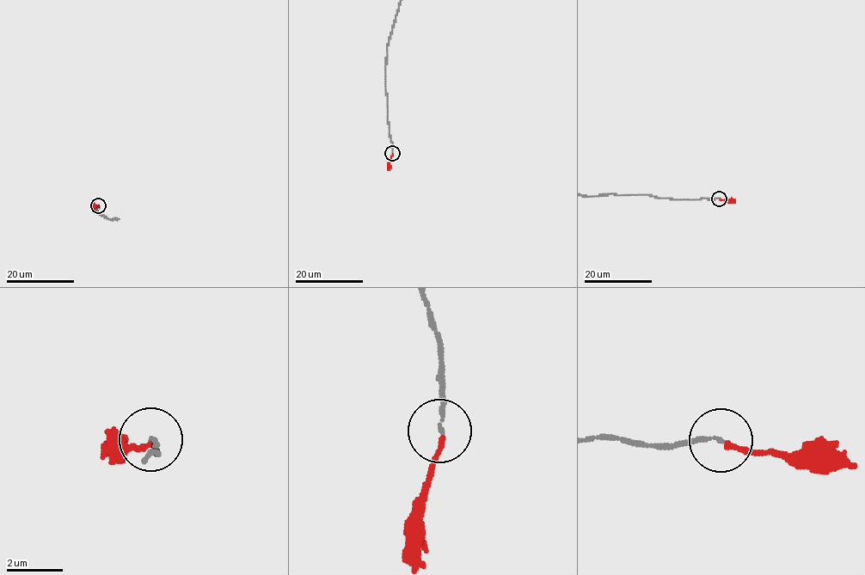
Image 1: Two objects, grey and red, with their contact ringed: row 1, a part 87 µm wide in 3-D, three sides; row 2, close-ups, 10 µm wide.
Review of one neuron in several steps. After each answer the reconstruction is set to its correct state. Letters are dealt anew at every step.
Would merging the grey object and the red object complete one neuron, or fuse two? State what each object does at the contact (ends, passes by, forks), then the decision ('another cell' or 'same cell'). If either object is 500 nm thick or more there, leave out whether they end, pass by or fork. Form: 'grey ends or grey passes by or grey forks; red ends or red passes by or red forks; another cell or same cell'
grey ends; red ends; same cell

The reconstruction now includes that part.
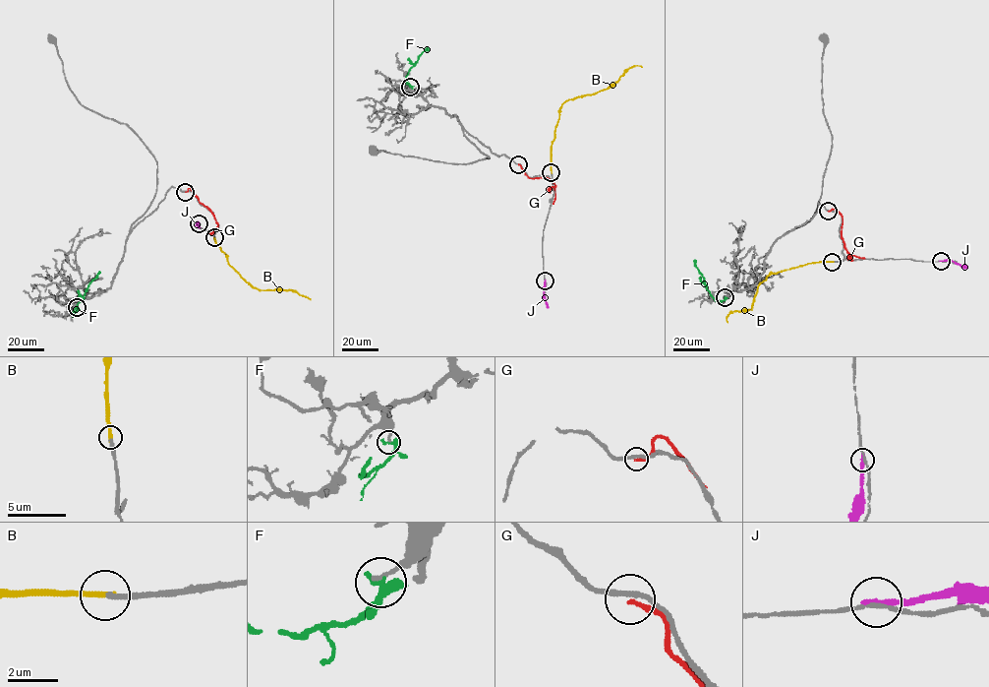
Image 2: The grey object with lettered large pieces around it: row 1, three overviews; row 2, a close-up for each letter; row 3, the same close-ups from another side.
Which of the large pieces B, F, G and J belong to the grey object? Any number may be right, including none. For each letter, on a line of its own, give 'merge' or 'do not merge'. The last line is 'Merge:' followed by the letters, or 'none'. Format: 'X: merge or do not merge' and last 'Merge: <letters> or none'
B: merge
F: do not merge
G: do not merge
J: do not merge
Merge: B

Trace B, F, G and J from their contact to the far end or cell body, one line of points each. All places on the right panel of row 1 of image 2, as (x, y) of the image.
B: (832, 262), (807, 263), (770, 274), (757, 288), (751, 309), (730, 312), (727, 322)
F: (725, 297), (716, 300), (710, 293), (695, 266), (695, 260)
G: (828, 211), (835, 209), (841, 215), (842, 237), (847, 251), (865, 258)
J: (941, 261), (952, 260), (966, 268)

